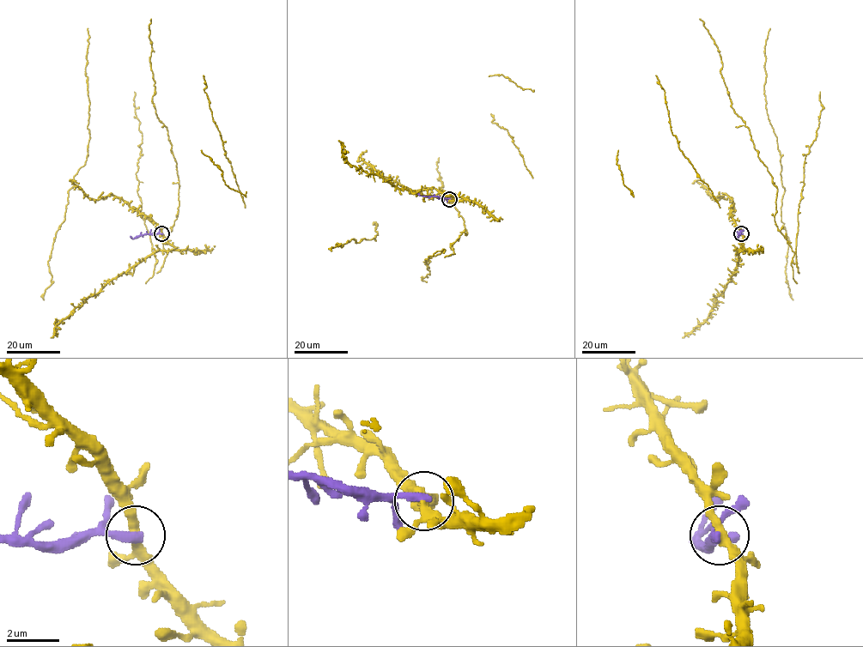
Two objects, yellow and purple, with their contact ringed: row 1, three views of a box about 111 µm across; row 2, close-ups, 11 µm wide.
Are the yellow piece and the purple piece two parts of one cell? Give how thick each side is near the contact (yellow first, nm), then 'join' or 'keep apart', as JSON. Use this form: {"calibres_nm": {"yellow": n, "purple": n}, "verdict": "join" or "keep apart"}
{"calibres_nm": {"yellow": 260, "purple": 360}, "verdict": "keep apart"}

